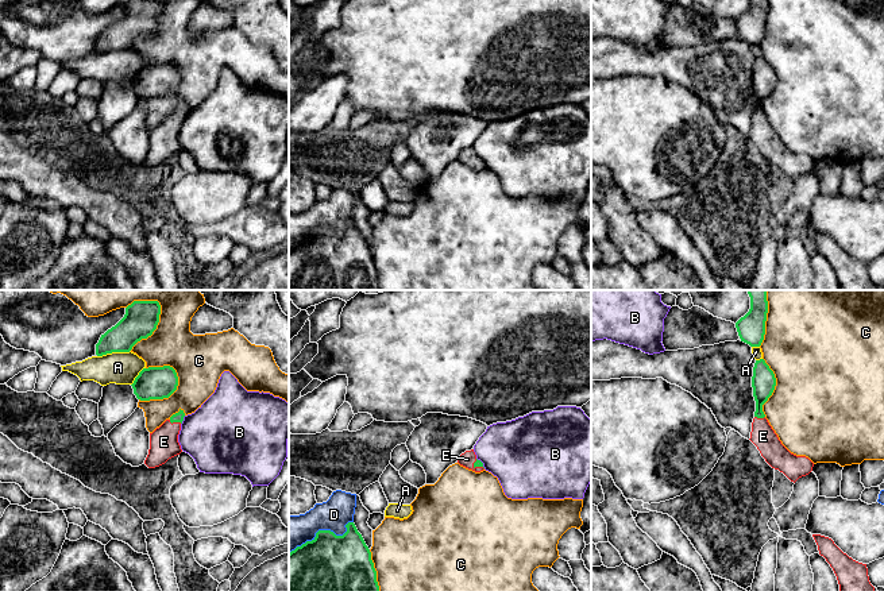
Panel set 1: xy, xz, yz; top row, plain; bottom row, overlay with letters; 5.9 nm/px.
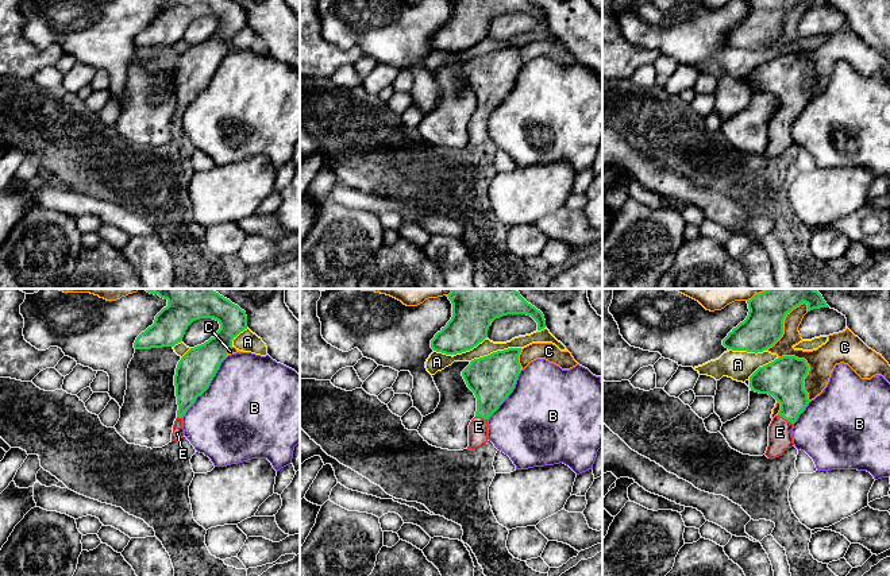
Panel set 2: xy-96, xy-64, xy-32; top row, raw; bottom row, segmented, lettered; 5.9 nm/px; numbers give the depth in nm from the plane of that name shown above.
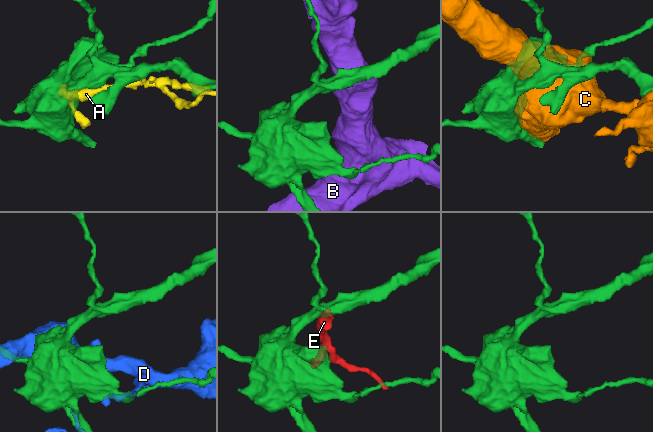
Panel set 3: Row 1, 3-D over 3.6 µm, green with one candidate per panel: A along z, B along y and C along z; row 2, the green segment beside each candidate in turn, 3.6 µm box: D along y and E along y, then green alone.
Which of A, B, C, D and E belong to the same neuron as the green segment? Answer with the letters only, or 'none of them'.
E

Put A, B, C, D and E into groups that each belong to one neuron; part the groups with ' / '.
A / B / C / D / E

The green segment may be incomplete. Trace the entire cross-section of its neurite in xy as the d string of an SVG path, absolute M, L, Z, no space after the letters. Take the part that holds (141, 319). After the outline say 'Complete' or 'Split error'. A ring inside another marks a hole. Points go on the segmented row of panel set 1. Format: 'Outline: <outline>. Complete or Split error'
Outline: M134 301L126 308L124 317L96 344L96 355L130 352L142 339L147 339L159 322L161 305L158 301Z. Complete

